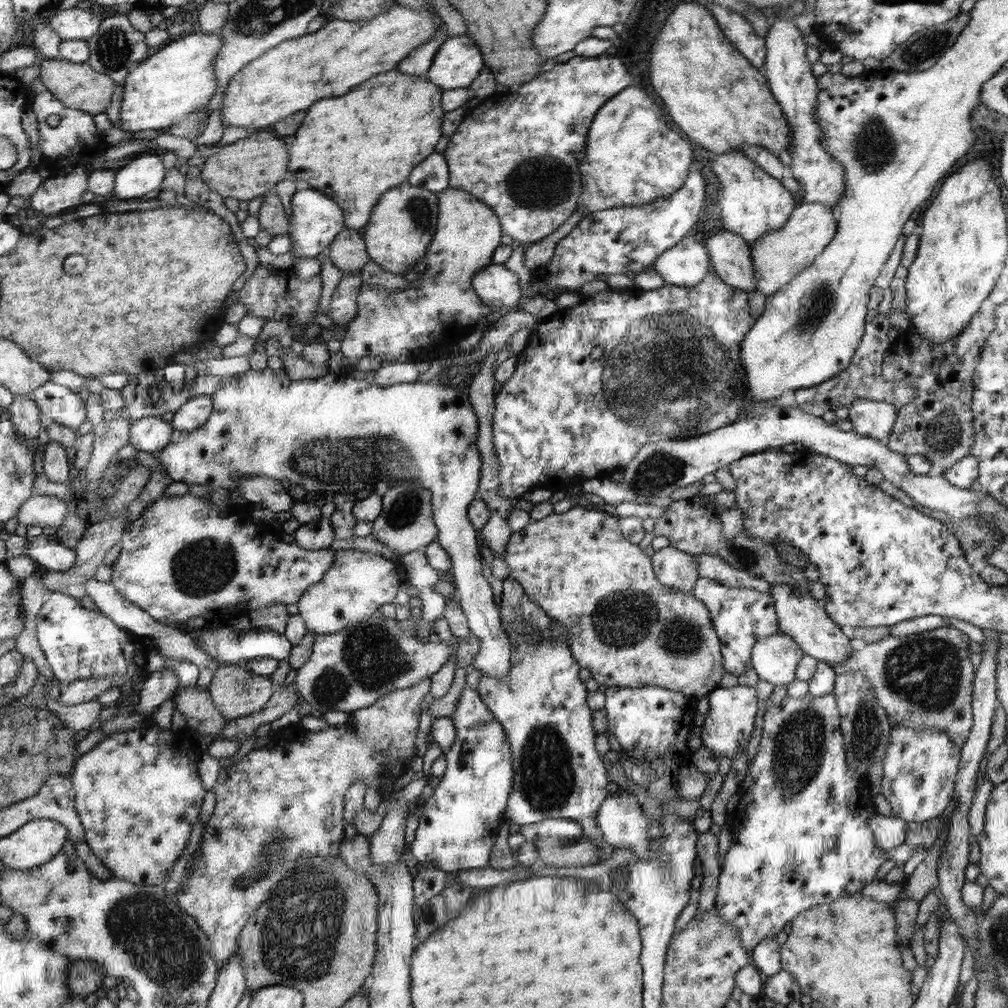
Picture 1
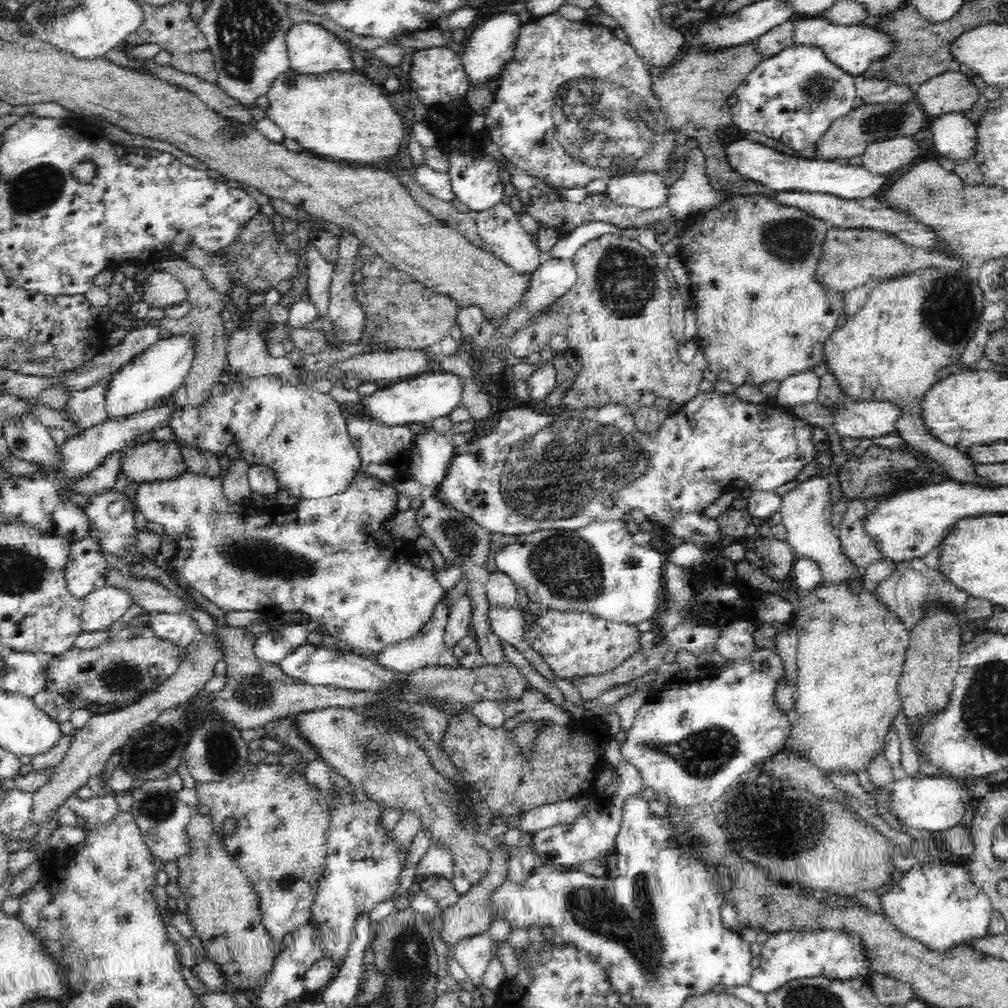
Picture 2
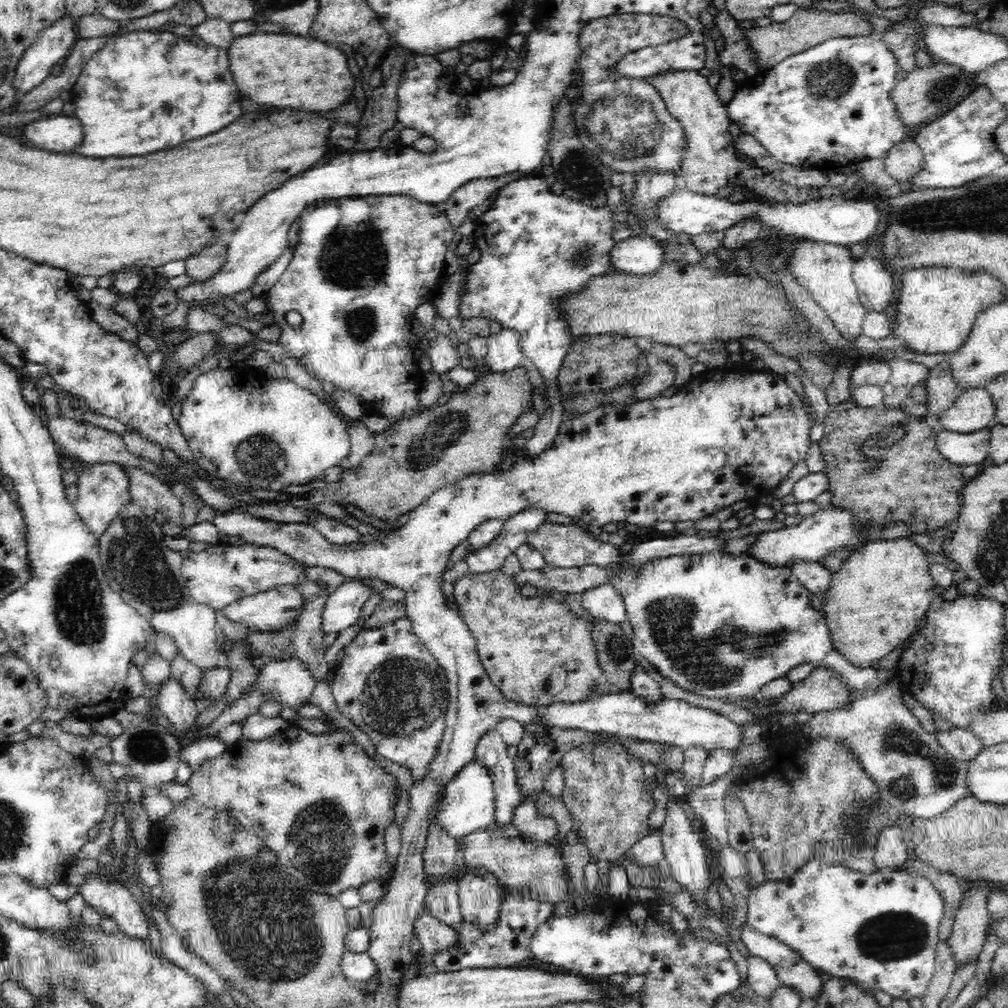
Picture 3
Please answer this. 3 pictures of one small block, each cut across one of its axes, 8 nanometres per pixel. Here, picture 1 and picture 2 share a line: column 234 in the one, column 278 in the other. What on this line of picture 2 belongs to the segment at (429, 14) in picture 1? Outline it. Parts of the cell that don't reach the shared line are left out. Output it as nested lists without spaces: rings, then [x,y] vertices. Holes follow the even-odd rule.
[[[292,70],[281,72],[273,80],[272,87],[266,94],[269,109],[266,115],[275,122],[286,138],[292,138],[310,154],[318,154],[330,160],[346,160],[360,162],[362,165],[373,166],[378,162],[390,160],[398,154],[402,140],[406,138],[404,122],[400,113],[394,112],[391,102],[382,94],[384,89],[374,85],[366,75],[360,72],[330,71],[324,75],[300,75]]]

